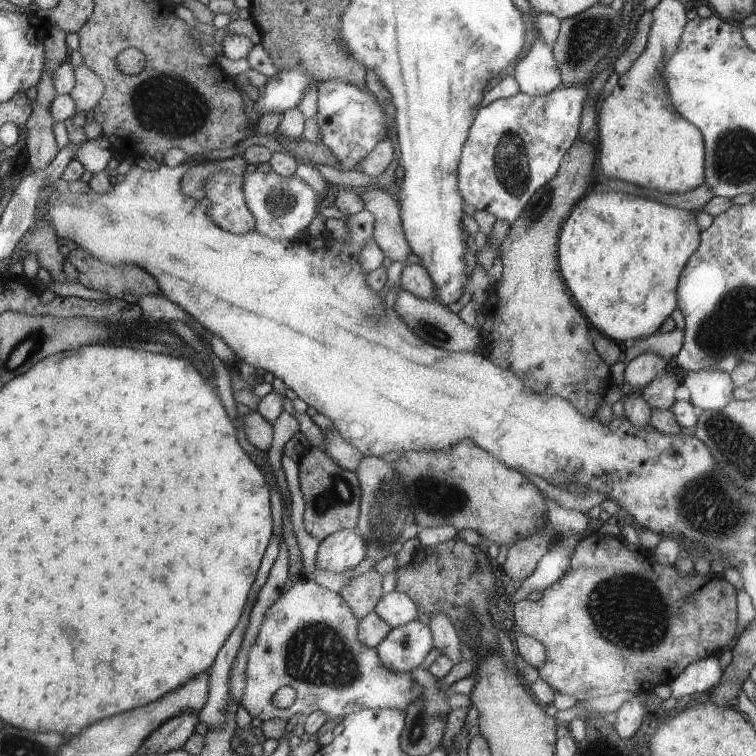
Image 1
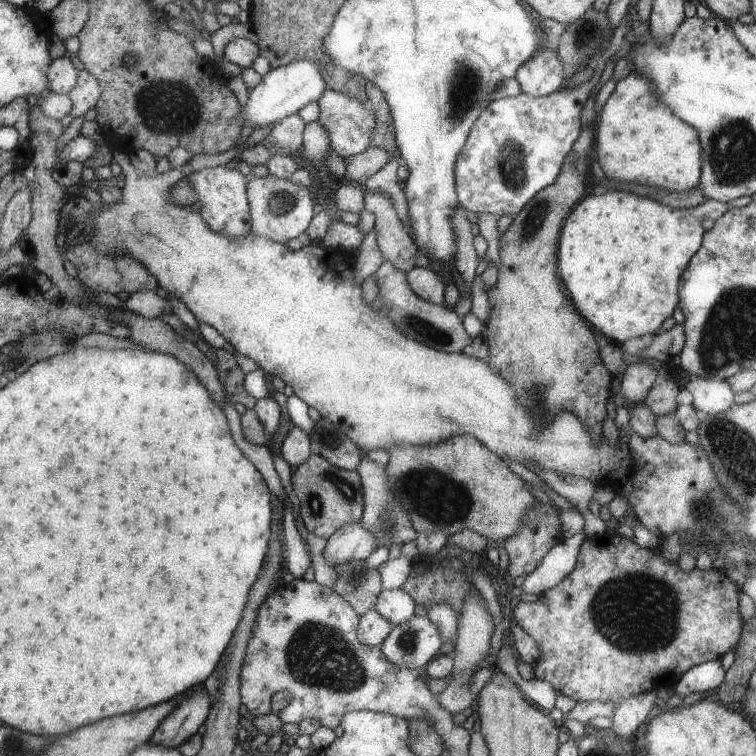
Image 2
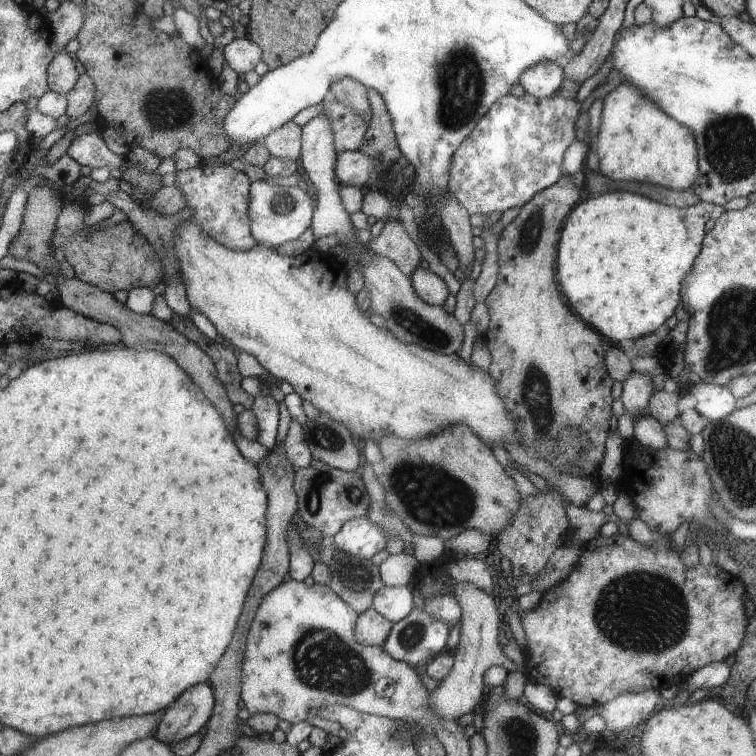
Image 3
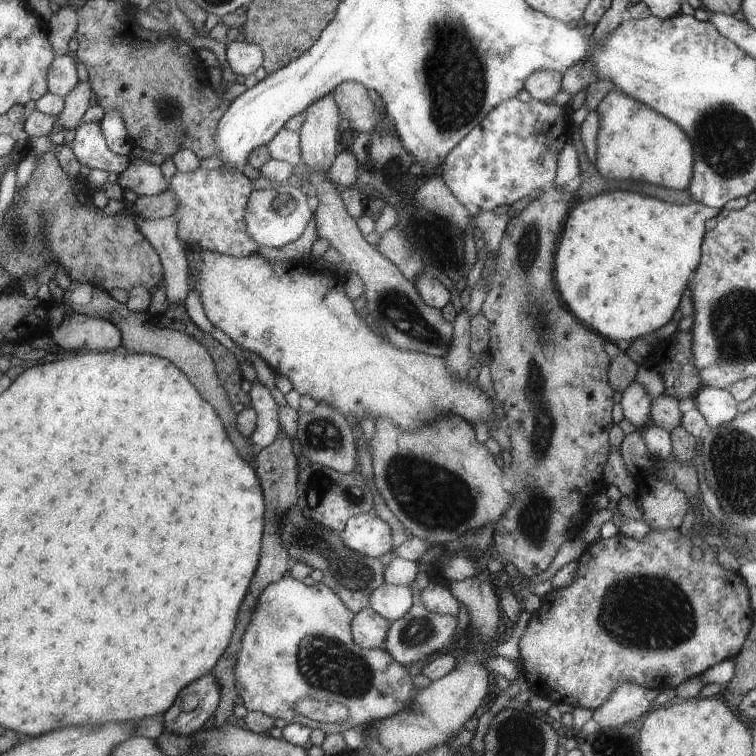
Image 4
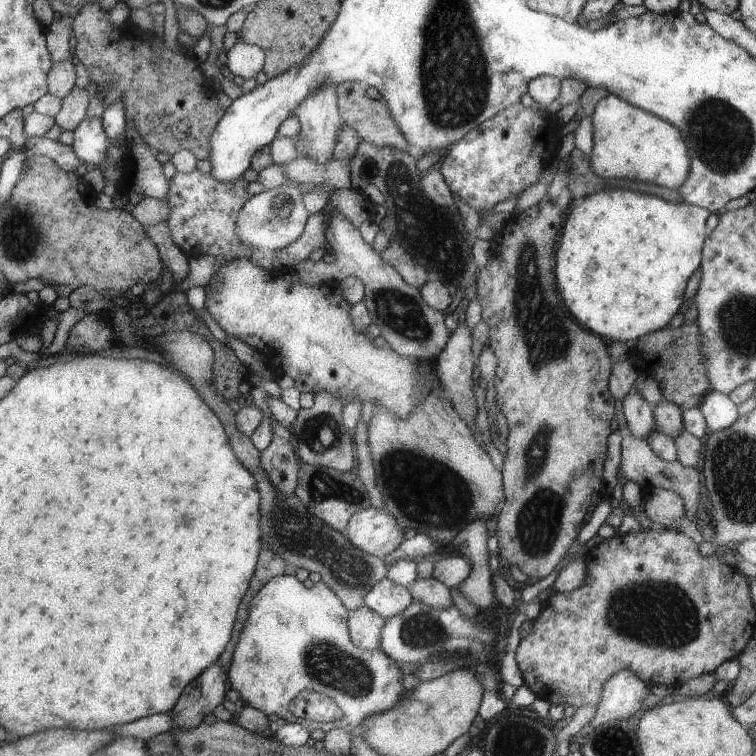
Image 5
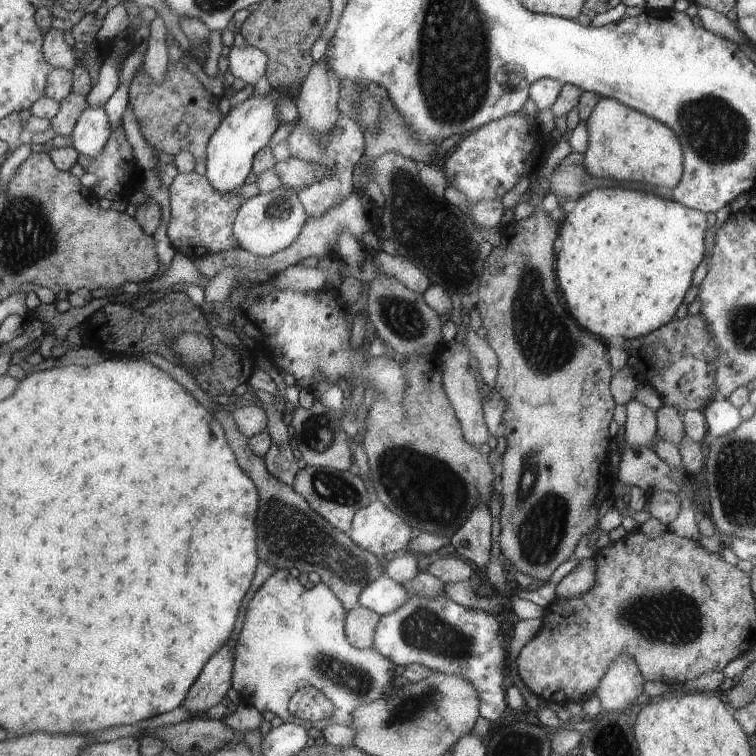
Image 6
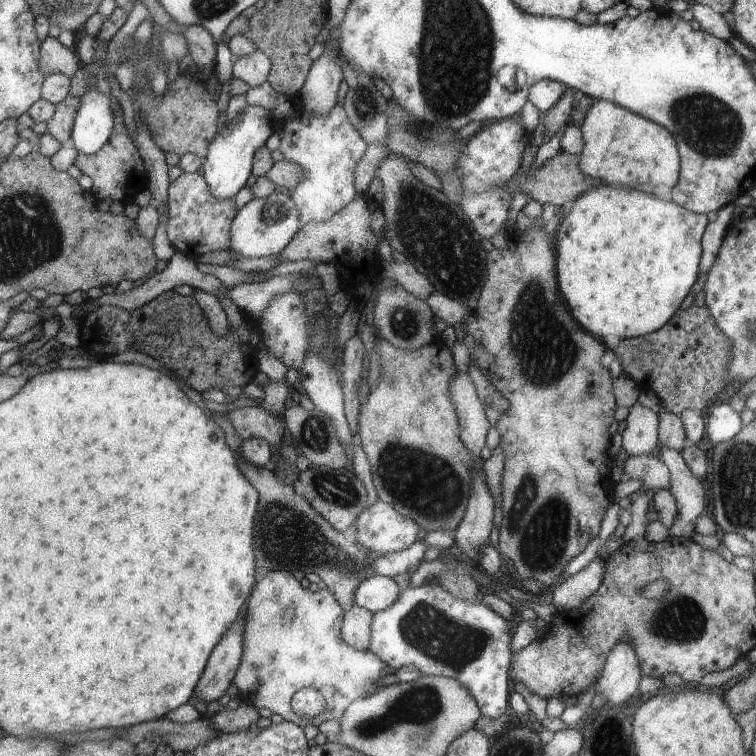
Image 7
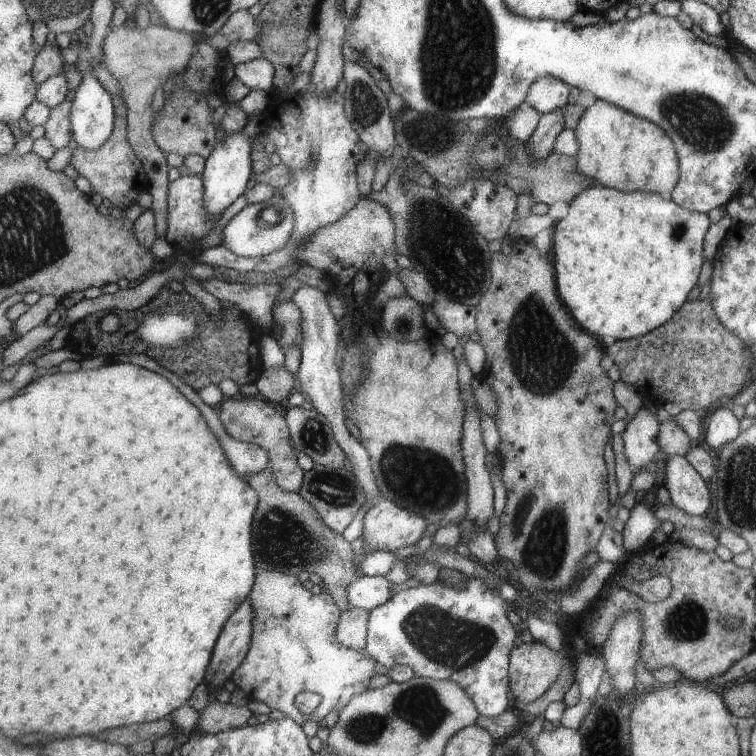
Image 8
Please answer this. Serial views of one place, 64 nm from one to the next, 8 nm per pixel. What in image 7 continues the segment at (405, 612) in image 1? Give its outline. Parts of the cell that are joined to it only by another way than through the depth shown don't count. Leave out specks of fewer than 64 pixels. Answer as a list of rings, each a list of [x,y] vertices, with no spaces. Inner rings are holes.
[[[370,576],[358,584],[354,590],[354,605],[366,608],[370,612],[380,612],[390,608],[400,594],[401,588],[392,577]]]

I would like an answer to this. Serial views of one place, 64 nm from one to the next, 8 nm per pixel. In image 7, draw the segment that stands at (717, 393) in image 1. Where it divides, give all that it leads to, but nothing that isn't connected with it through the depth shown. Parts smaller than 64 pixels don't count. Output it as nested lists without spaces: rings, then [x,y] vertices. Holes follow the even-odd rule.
[[[727,399],[712,407],[712,412],[706,422],[706,436],[716,446],[718,442],[730,440],[740,428],[743,428],[740,414],[738,414]]]

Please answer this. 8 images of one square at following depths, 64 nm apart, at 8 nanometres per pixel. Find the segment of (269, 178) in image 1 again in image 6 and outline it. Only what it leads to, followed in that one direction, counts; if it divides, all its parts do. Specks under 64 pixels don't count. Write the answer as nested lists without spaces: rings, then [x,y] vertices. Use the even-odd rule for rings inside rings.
[[[280,186],[276,190],[259,193],[242,204],[234,221],[234,238],[240,249],[256,256],[268,257],[294,243],[308,218],[298,192]]]

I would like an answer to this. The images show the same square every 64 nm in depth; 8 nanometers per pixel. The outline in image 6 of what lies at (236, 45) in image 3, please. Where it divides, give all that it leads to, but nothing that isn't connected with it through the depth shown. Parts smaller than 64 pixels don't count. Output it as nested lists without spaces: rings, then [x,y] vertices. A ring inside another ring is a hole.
[[[231,46],[228,54],[228,76],[240,78],[247,84],[256,84],[266,74],[268,57],[252,46]]]

